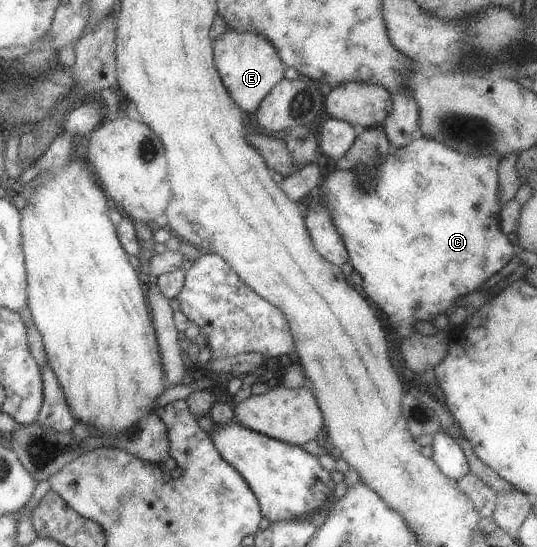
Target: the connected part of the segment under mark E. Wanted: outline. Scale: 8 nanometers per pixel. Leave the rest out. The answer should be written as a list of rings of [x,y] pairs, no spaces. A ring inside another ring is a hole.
[[[227,28],[218,38],[212,42],[212,53],[214,58],[214,68],[220,76],[222,85],[230,98],[238,104],[242,113],[254,113],[264,96],[277,84],[284,76],[284,64],[278,59],[278,54],[270,40],[266,36],[250,34],[250,32],[240,32],[234,28]]]

